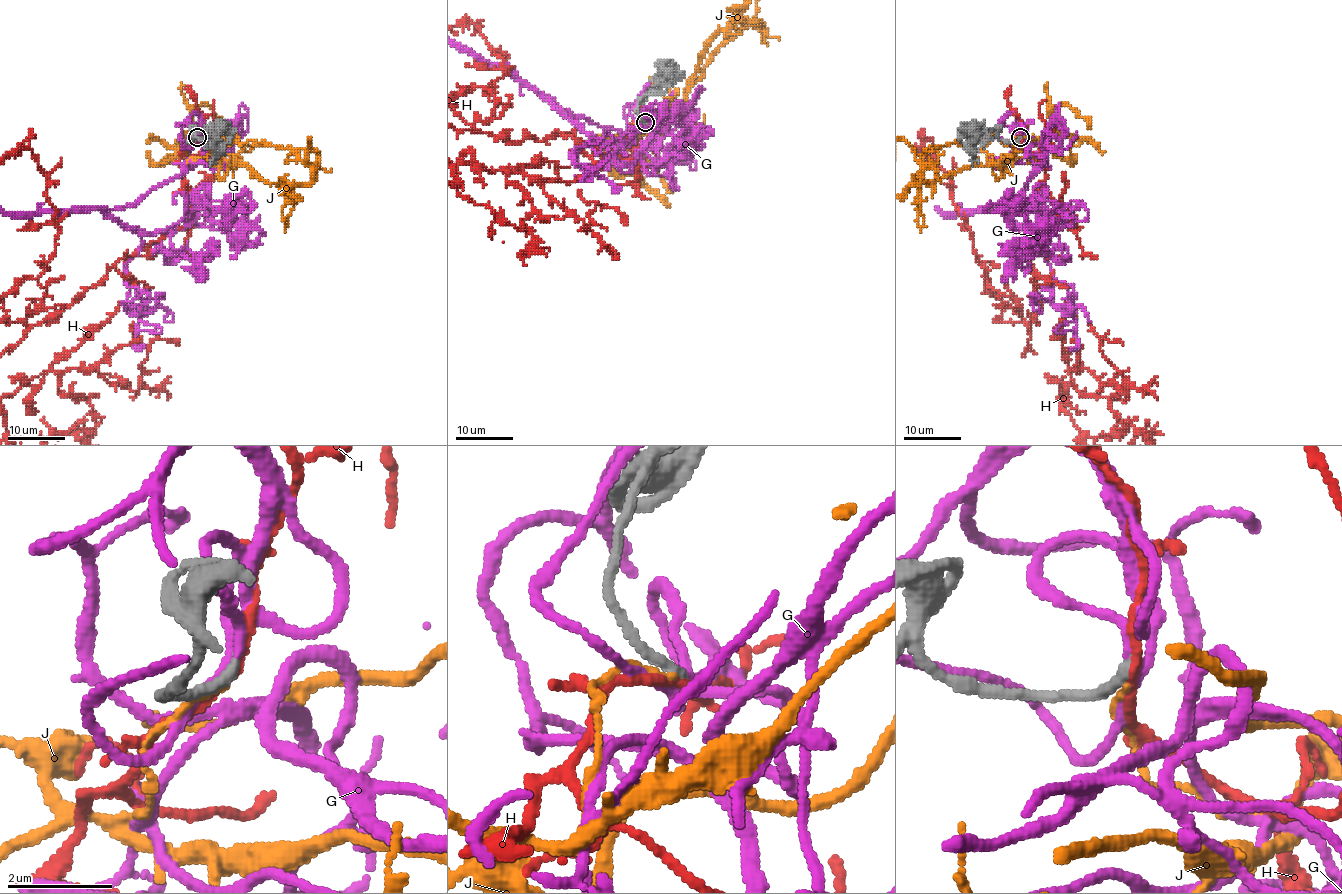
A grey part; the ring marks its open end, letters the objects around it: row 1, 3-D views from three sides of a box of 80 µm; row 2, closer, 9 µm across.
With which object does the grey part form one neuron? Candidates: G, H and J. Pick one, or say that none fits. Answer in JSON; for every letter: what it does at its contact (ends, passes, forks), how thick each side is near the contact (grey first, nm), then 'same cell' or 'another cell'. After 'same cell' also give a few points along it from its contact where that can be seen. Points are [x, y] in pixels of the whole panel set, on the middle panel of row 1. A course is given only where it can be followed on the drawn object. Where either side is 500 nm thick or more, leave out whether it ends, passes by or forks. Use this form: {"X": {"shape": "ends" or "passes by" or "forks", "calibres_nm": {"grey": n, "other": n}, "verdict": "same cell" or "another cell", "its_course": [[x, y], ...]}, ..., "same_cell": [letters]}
{"G": {"shape": "ends", "calibres_nm": {"grey": 240, "other": 160}, "verdict": "same cell"}, "H": {"shape": "passes by", "calibres_nm": {"grey": 240, "other": 170}, "verdict": "another cell"}, "J": {"shape": "ends", "calibres_nm": {"grey": 240, "other": 110}, "verdict": "another cell"}, "same_cell": ["G"]}

